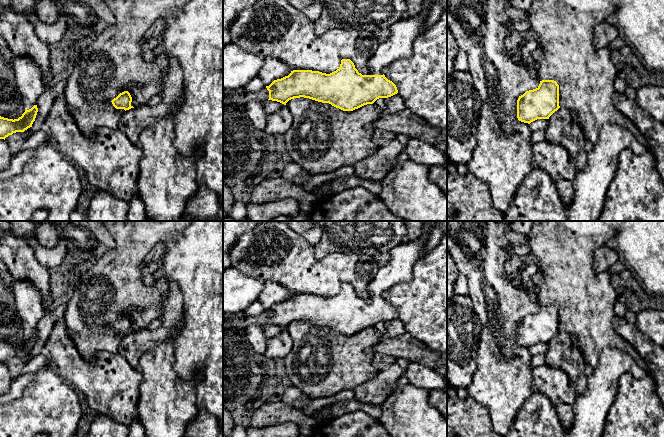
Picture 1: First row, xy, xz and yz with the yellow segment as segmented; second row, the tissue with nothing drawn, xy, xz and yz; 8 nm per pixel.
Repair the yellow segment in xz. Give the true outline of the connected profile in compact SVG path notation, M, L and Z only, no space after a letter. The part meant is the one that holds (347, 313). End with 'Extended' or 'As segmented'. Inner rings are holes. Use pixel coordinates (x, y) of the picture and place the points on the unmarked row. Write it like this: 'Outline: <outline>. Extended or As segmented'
Outline: M423 221L422 232L414 240L401 243L390 251L390 261L381 267L375 278L367 285L368 299L362 299L350 283L342 283L340 291L330 297L312 294L293 294L288 300L274 304L269 310L269 323L284 329L294 322L309 322L322 327L329 327L343 335L353 335L367 328L373 328L379 322L388 322L398 317L396 309L384 299L384 292L398 283L410 281L415 263L421 257L421 250L426 245L435 221Z. Extended

